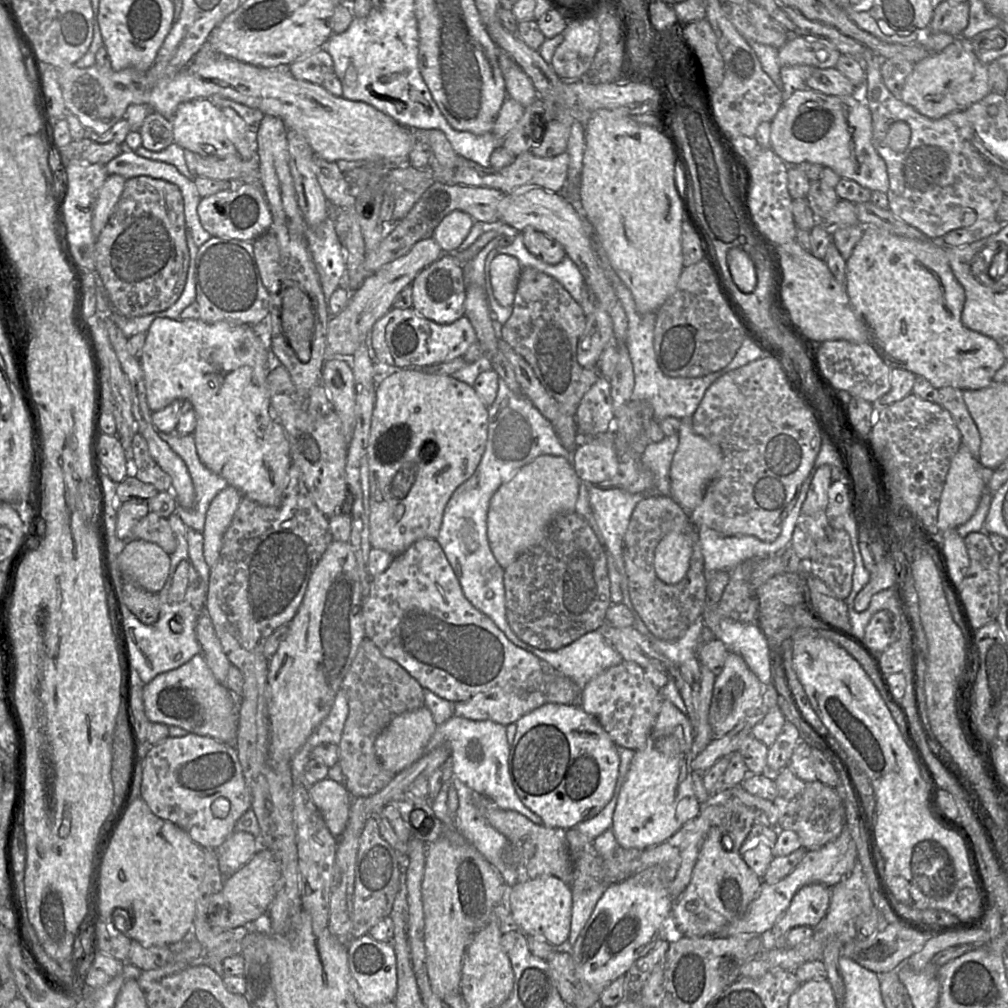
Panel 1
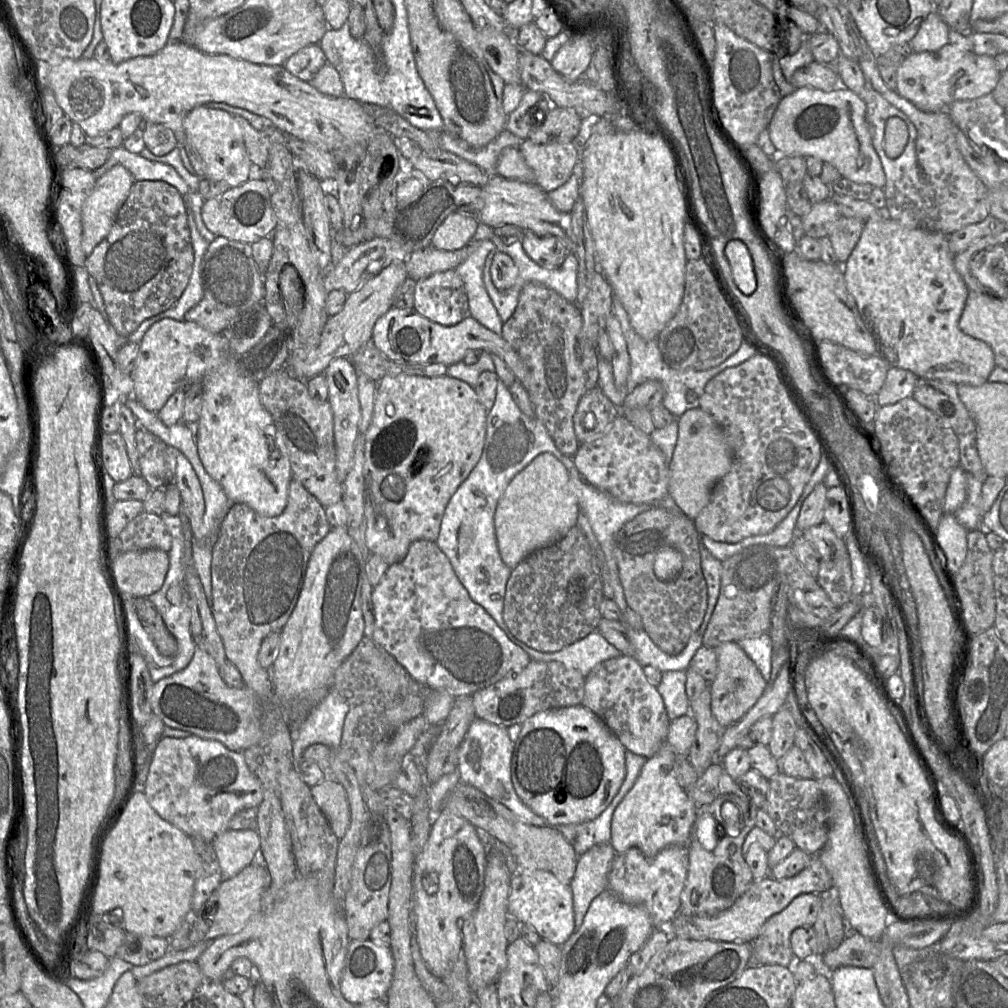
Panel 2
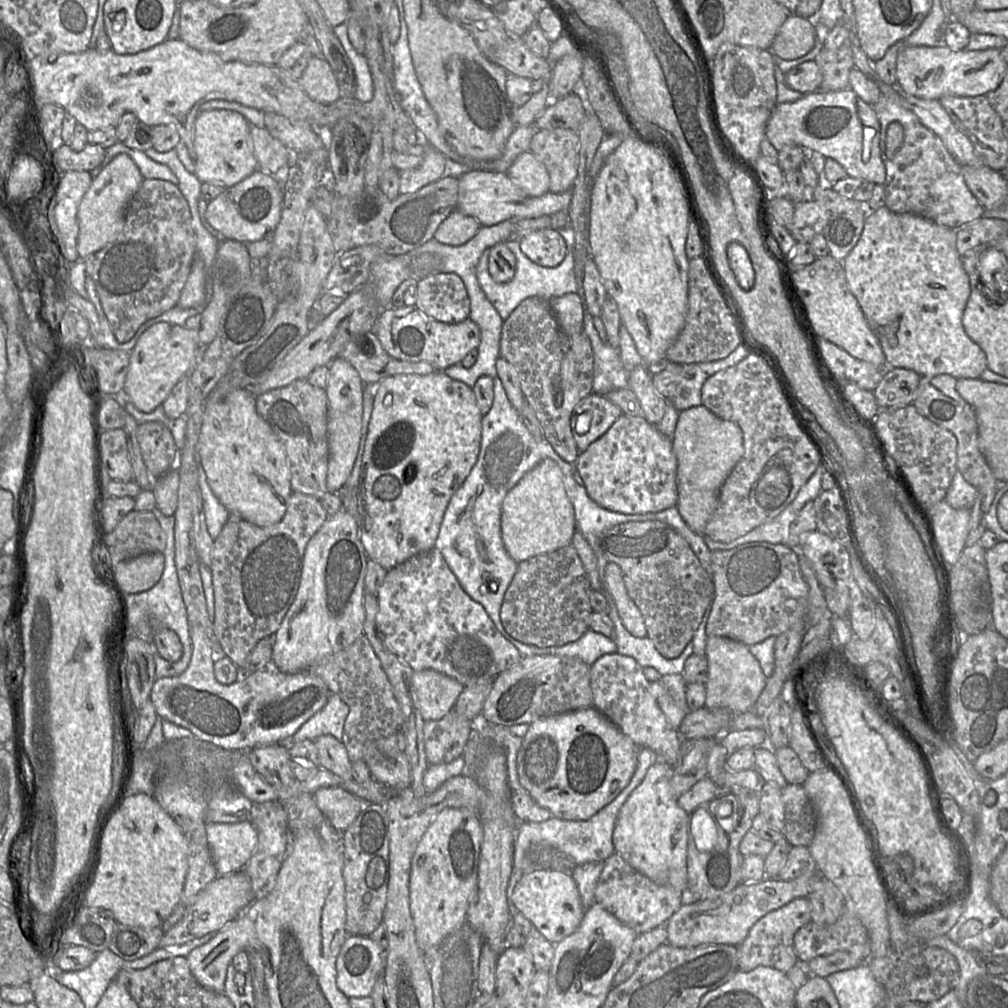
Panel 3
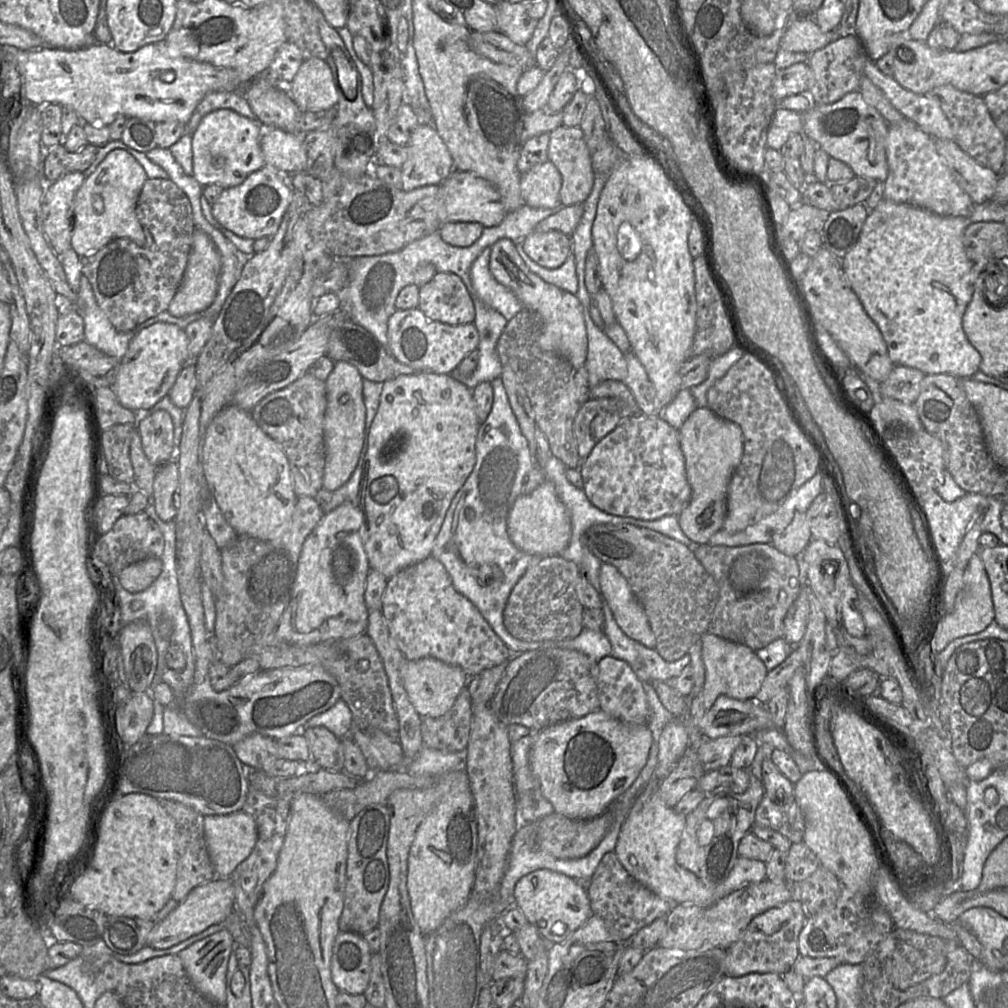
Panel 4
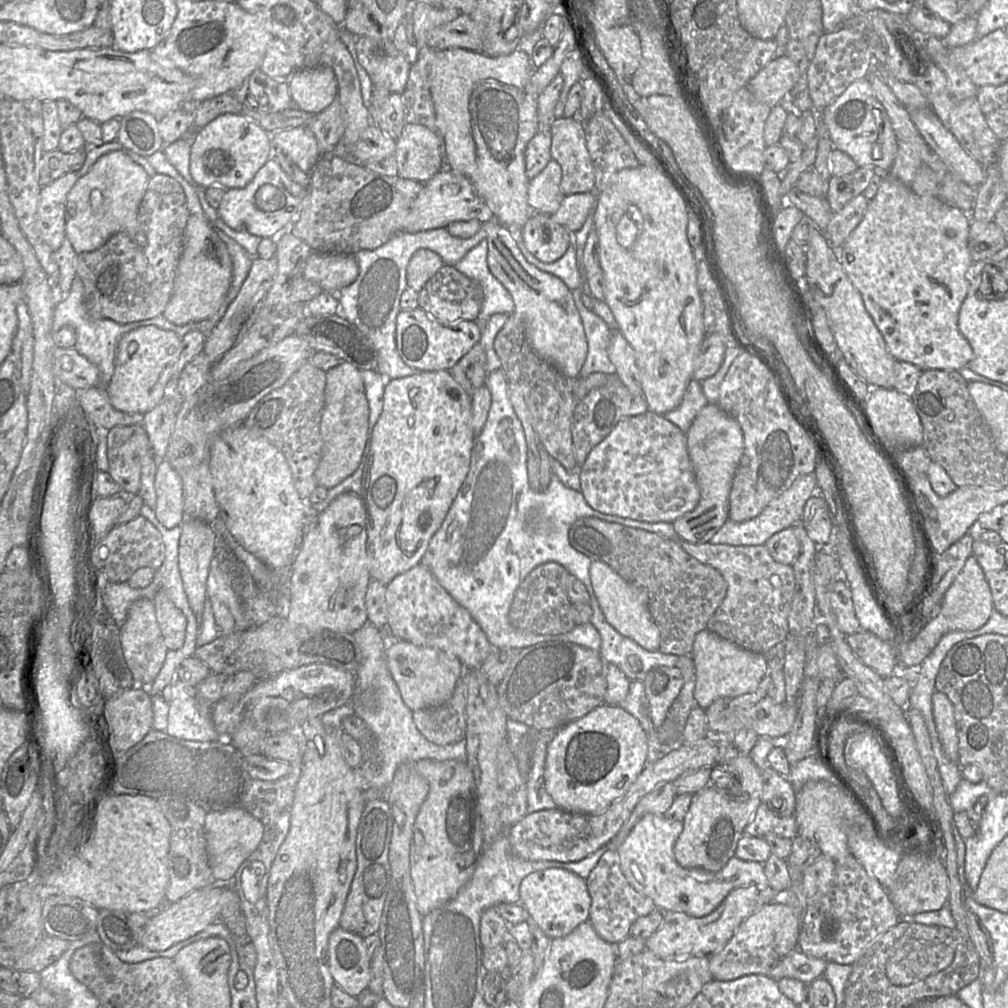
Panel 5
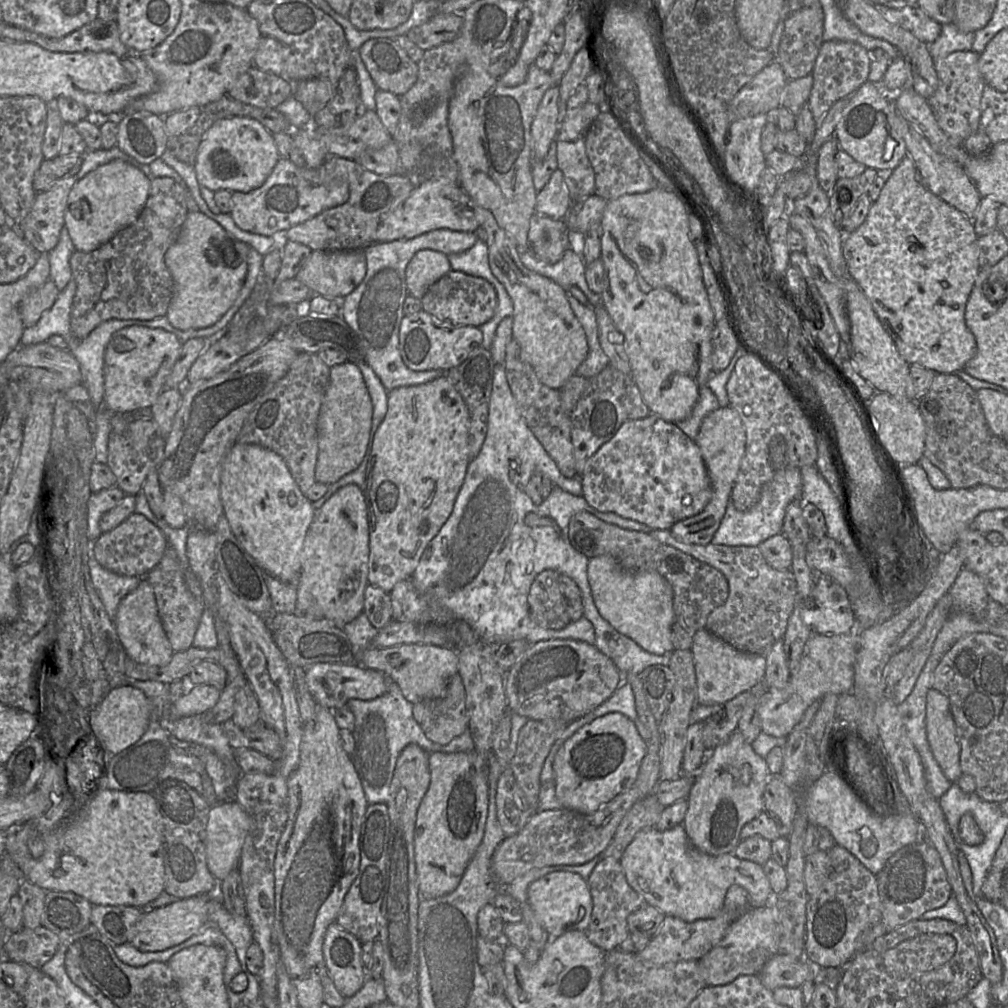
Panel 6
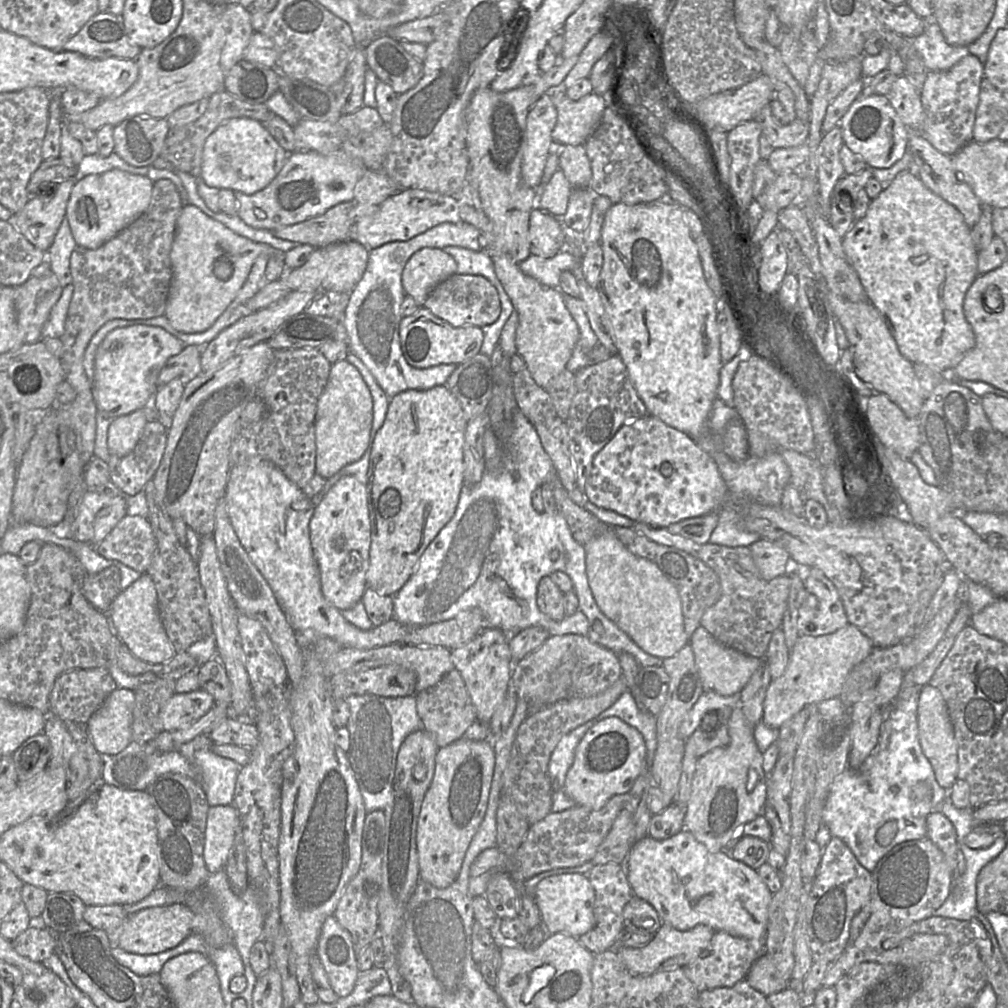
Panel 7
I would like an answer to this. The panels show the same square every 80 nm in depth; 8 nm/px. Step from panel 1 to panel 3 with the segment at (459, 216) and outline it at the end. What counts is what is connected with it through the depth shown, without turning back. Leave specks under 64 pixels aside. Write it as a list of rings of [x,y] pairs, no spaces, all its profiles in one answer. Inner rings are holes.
[[[456,210],[441,223],[434,238],[441,244],[459,247],[468,243],[480,227],[475,218]]]

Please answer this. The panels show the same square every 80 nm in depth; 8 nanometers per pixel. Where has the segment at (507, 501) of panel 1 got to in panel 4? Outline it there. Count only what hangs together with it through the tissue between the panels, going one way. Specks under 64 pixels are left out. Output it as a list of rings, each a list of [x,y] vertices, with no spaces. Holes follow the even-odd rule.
[[[545,479],[531,493],[516,499],[508,514],[507,533],[517,549],[530,555],[558,555],[567,547],[572,534],[571,519],[552,483]]]

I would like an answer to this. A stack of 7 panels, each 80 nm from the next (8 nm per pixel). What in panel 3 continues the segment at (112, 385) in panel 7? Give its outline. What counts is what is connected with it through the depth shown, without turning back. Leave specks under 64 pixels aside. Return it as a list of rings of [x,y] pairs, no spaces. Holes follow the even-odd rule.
[[[168,322],[153,324],[142,333],[130,351],[122,396],[143,412],[153,411],[164,402],[181,378],[189,376],[198,361],[201,348],[196,333],[185,326]]]

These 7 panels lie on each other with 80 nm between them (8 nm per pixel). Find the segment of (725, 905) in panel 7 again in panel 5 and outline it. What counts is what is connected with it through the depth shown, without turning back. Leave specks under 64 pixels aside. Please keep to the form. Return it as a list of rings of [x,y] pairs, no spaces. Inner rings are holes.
[[[647,814],[636,823],[616,850],[627,882],[639,894],[652,899],[657,909],[664,913],[682,912],[700,918],[718,908],[733,889],[750,885],[760,889],[770,886],[762,863],[744,861],[736,856],[718,872],[681,867],[675,858],[674,846],[682,831],[682,821],[669,820],[664,815]]]

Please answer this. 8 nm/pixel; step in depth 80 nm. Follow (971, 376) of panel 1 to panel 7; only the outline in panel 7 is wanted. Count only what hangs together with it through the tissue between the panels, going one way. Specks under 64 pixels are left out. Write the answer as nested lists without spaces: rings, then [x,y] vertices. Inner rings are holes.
[[[903,170],[896,175],[887,188],[883,189],[875,199],[871,200],[865,216],[856,220],[843,237],[842,247],[859,276],[868,296],[868,301],[870,301],[884,317],[900,353],[912,363],[922,363],[937,371],[951,373],[976,345],[975,334],[972,326],[965,317],[963,305],[968,289],[979,275],[978,249],[972,239],[971,227],[966,224],[960,211],[926,187],[915,170]]]

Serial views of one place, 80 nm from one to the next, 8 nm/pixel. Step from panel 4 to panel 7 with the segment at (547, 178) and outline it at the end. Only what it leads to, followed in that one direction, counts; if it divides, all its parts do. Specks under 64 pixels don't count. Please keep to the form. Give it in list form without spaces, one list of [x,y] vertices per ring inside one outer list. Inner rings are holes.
[[[559,168],[544,188],[539,189],[536,207],[561,219],[567,211],[572,187]]]

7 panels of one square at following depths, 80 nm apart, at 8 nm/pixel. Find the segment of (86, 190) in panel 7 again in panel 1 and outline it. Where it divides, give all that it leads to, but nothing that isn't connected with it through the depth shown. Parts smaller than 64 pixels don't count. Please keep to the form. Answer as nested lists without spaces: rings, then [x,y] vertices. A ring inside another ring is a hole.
[[[111,174],[108,175],[100,188],[92,215],[92,229],[96,237],[99,236],[112,215],[114,207],[124,190],[126,180],[119,174]]]

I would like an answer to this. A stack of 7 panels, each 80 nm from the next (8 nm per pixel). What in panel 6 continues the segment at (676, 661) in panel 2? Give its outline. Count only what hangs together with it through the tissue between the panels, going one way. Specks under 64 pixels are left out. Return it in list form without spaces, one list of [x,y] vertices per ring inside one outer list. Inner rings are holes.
[[[584,569],[584,575],[577,572],[570,572],[570,578],[578,585],[581,591],[581,600],[583,604],[584,614],[594,626],[595,629],[595,643],[596,648],[601,651],[605,656],[610,658],[615,664],[618,671],[622,676],[629,673],[639,675],[644,669],[652,665],[665,665],[668,666],[670,662],[670,654],[655,655],[642,649],[637,643],[628,638],[627,636],[616,631],[599,613],[591,591],[590,584]]]

